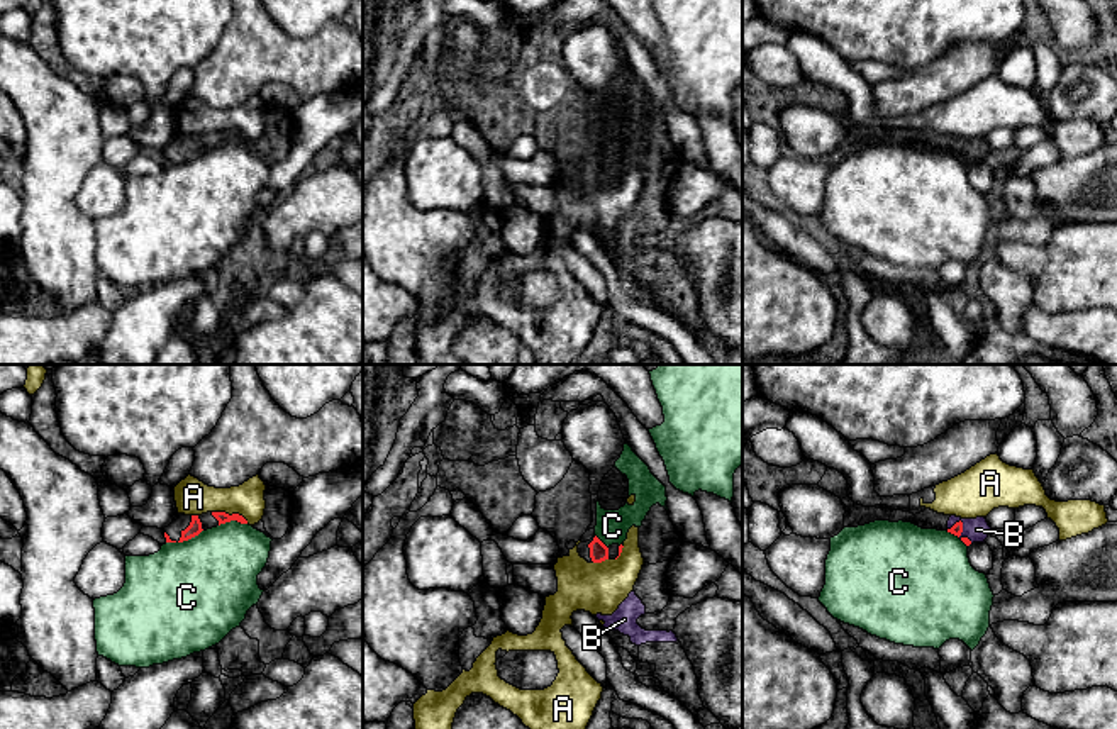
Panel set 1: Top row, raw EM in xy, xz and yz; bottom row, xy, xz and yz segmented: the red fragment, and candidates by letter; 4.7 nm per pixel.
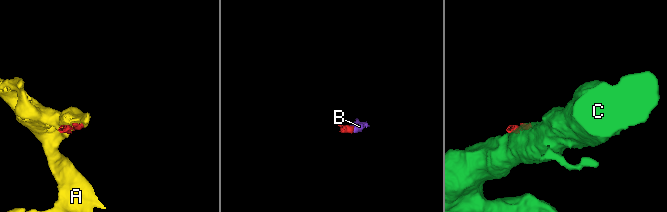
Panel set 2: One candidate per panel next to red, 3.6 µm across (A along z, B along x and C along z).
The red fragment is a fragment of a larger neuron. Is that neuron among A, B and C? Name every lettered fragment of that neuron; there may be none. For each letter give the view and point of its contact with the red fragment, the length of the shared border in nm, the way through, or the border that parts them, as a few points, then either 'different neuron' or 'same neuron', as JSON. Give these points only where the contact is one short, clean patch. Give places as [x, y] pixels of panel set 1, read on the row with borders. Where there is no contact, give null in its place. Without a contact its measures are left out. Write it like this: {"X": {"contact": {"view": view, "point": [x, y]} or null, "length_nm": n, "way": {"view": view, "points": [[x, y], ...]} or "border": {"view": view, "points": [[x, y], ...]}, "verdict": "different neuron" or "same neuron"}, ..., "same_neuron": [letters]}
{"A": {"contact": {"view": "xy", "point": [233, 514]}, "length_nm": 190, "border": {"view": "xy", "points": [[212, 511], [238, 514], [248, 523]]}, "verdict": "different neuron"}, "B": {"contact": {"view": "yz", "point": [961, 528]}, "length_nm": 140, "way": {"view": "yz", "points": [[956, 529], [961, 528], [977, 529]]}, "verdict": "same neuron"}, "C": {"contact": {"view": "xy", "point": [233, 519]}, "length_nm": 140, "border": {"view": "xy", "points": [[246, 523], [226, 521], [219, 526]]}, "verdict": "different neuron"}, "same_neuron": ["B"]}

